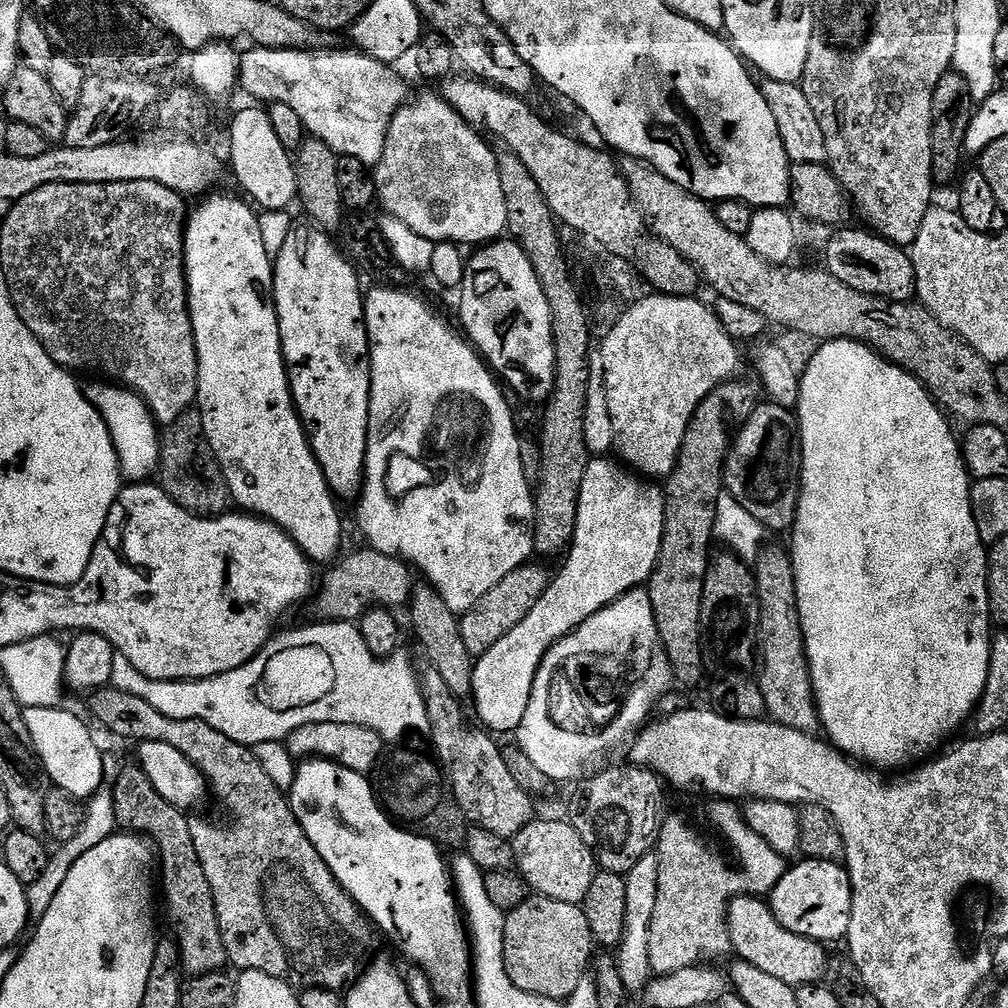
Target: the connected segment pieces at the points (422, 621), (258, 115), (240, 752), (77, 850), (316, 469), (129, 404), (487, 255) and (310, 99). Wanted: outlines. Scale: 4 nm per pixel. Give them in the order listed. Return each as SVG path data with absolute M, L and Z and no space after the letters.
M431 586L417 587L410 599L412 608L412 628L424 647L423 655L442 674L442 682L450 686L450 690L458 698L468 698L472 695L472 670L474 657L470 650L466 650L466 642L462 642L462 630L460 629L460 616L446 606L446 602L437 594Z
M260 106L252 107L256 108L244 108L232 120L232 129L228 132L228 144L232 147L230 172L236 175L237 182L244 187L243 195L253 205L261 204L261 209L279 212L296 200L296 166L293 157L274 135L267 111Z
M111 686L98 688L91 693L90 700L93 718L106 731L124 740L166 742L166 746L174 746L174 750L178 750L203 774L211 795L213 792L236 819L232 828L215 828L204 820L193 819L190 830L198 862L206 874L206 882L210 882L210 890L214 890L214 906L228 964L236 970L262 970L262 974L284 980L297 990L325 988L340 992L347 989L369 959L374 925L337 882L326 862L322 862L318 850L314 850L310 838L306 838L293 814L289 797L283 789L274 786L266 770L262 770L262 762L258 762L255 751L247 744L234 742L234 738L226 738L226 734L214 730L214 726L206 726L206 722L201 720L166 718L166 714L154 710L150 702L126 690Z
M110 750L104 752L103 756L103 784L95 791L95 794L86 802L84 820L82 826L78 830L78 834L72 839L63 841L57 848L56 852L49 857L46 870L42 876L38 878L36 883L32 883L27 887L27 902L29 915L36 920L39 920L46 914L51 902L54 900L54 895L58 894L58 890L66 882L66 877L70 874L70 869L82 858L83 854L92 850L99 843L104 842L106 838L115 835L118 825L116 815L114 814L114 796L113 787L118 780L118 776L124 765L123 758L121 759L116 753Z
M209 195L204 200L205 204L193 216L191 213L187 217L184 230L188 313L198 350L195 407L202 418L206 438L226 478L228 494L235 507L237 504L240 507L237 509L276 524L317 565L327 560L335 561L341 555L340 539L344 536L344 524L336 509L337 497L322 474L322 466L312 452L312 441L308 439L300 413L292 401L276 303L272 297L274 260L266 254L266 246L262 246L260 218L253 205L244 198L235 200L232 196L216 195Z
M112 382L87 385L86 395L102 414L106 426L110 430L110 438L114 442L114 450L118 454L120 475L128 482L148 482L157 475L160 467L161 437L156 436L158 425L141 396Z
M501 238L491 244L477 247L473 252L476 253L467 257L464 283L458 289L460 320L465 328L463 331L486 361L489 369L505 385L508 383L524 400L547 401L556 375L552 315L550 302L546 302L546 294L542 290L542 282L538 282L538 274L534 274L534 266L530 266L530 258L526 258L524 251L511 238Z
M259 46L249 49L240 56L238 84L256 99L253 101L265 105L286 102L302 118L305 129L315 139L326 142L337 156L358 158L358 162L369 166L379 162L390 122L409 99L408 88L393 65L365 56L359 50L320 52Z

